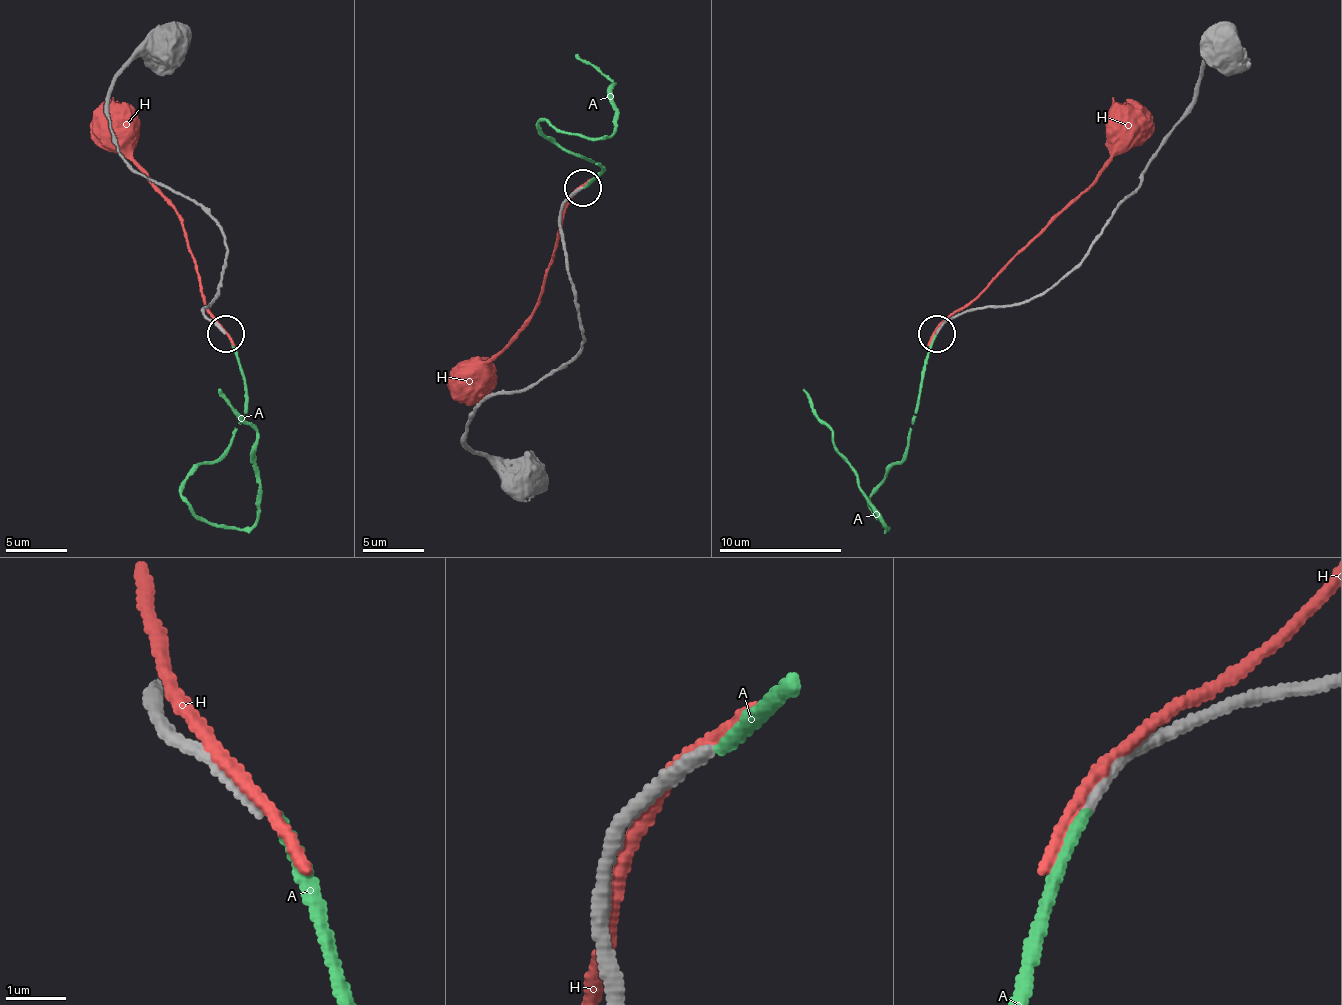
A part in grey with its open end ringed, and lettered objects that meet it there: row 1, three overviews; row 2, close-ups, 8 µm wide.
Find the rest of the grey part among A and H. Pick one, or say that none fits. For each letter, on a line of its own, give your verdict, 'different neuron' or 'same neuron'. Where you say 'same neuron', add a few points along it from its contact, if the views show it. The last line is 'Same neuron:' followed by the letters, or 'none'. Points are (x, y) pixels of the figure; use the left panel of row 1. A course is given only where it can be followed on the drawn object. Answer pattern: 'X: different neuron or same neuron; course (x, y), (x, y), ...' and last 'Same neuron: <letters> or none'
A: different neuron
H: different neuron
Same neuron: none

